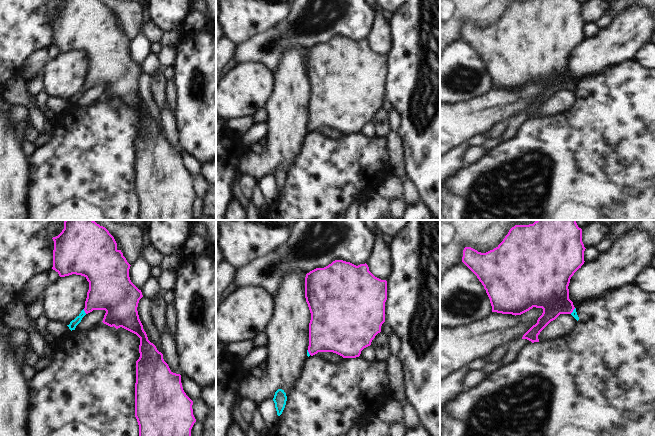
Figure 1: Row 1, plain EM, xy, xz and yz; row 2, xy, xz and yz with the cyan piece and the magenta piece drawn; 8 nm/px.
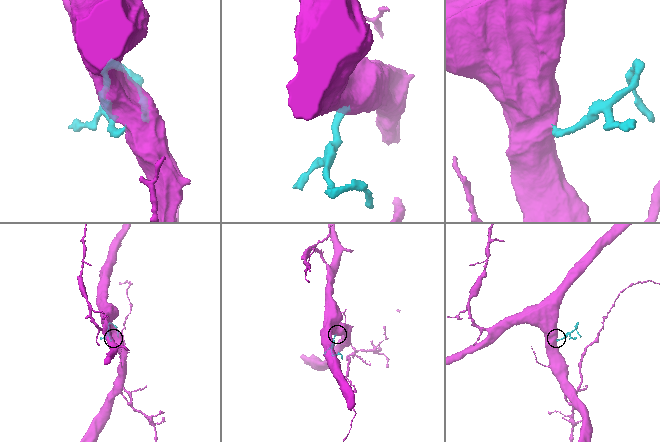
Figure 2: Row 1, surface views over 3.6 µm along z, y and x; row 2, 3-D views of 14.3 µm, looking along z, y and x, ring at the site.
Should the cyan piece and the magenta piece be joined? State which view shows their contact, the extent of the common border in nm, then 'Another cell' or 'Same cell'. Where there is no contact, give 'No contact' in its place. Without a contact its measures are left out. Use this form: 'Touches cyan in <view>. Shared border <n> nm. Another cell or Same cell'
Touches cyan in xy. Shared border 50 nm. Same cell.

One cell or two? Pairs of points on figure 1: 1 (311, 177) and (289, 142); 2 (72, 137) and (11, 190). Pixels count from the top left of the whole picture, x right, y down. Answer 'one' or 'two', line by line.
1: two
2: two

